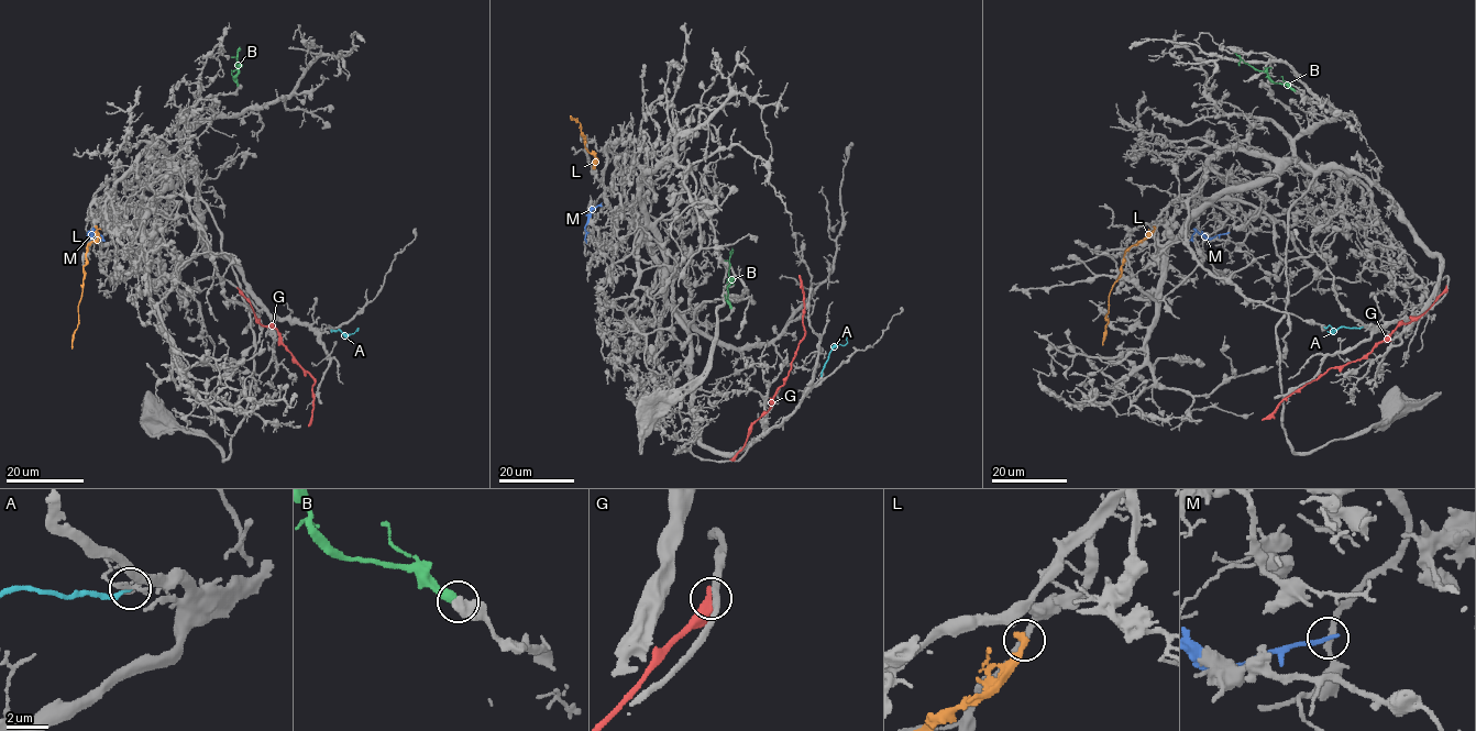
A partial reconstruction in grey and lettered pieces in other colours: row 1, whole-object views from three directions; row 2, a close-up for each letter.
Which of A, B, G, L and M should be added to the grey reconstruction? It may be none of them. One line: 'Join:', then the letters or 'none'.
Join: B

